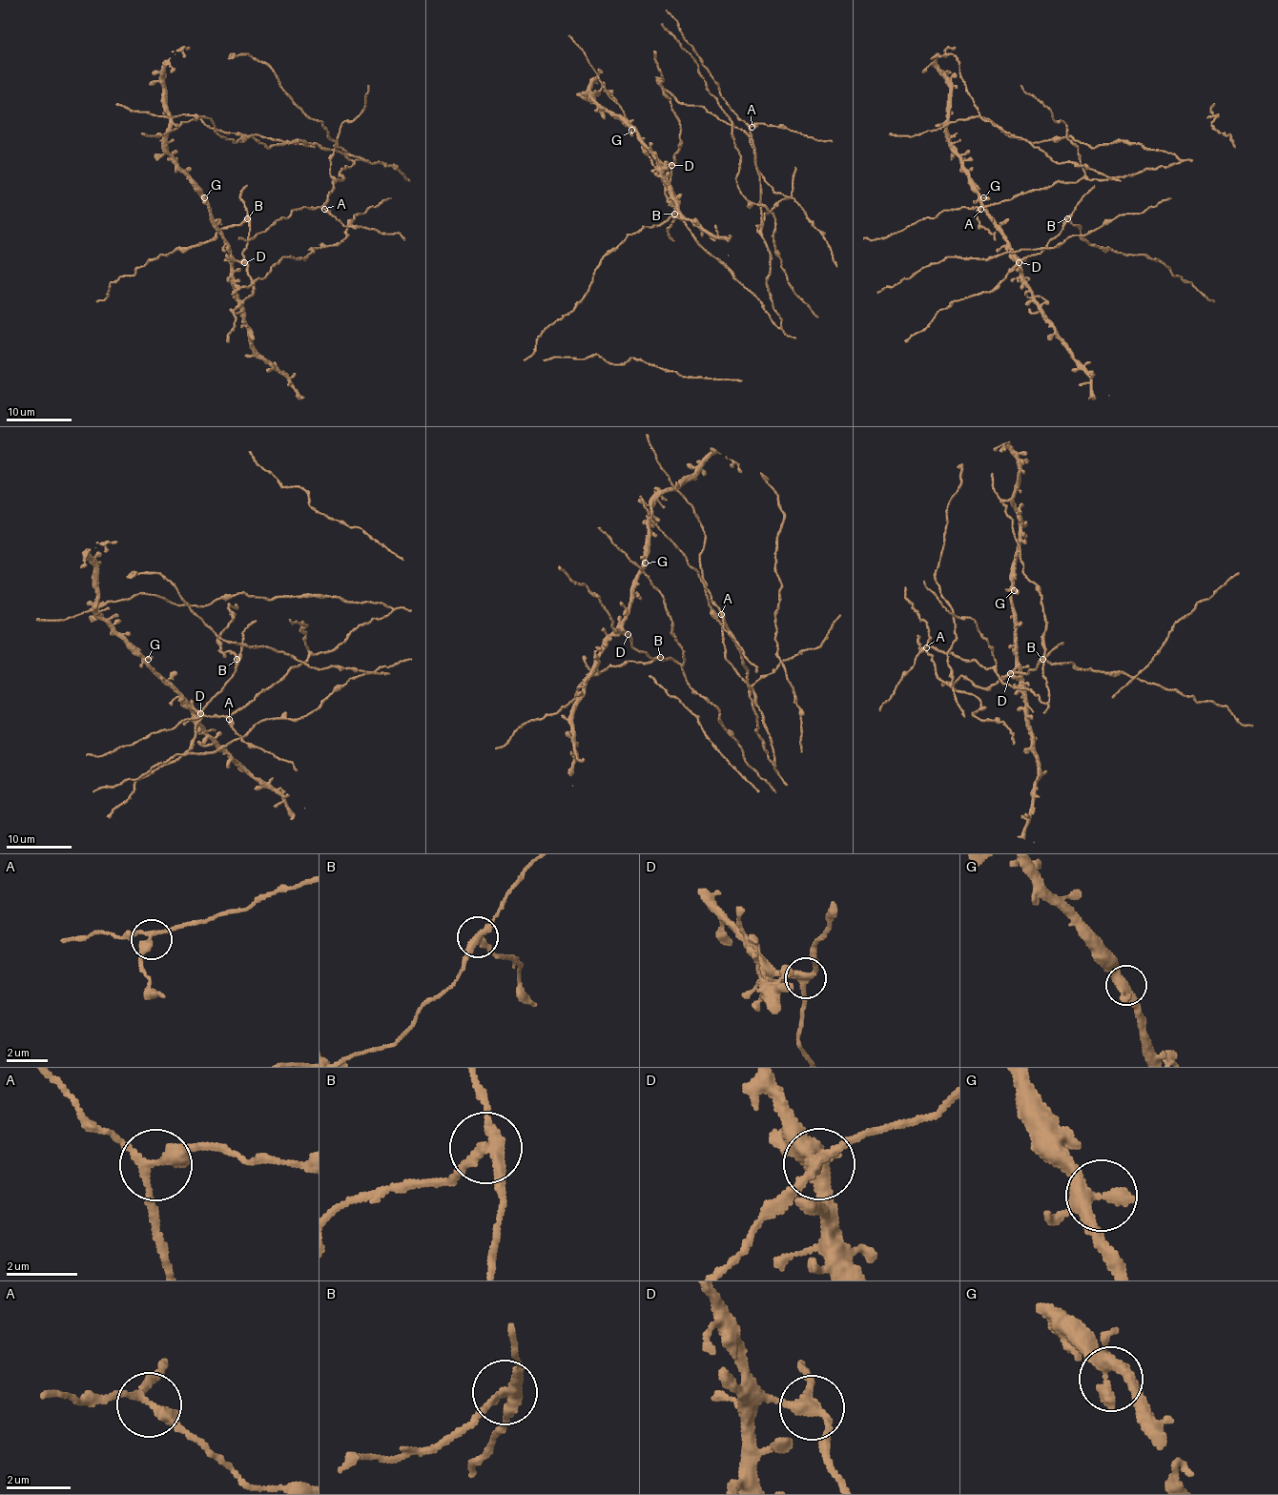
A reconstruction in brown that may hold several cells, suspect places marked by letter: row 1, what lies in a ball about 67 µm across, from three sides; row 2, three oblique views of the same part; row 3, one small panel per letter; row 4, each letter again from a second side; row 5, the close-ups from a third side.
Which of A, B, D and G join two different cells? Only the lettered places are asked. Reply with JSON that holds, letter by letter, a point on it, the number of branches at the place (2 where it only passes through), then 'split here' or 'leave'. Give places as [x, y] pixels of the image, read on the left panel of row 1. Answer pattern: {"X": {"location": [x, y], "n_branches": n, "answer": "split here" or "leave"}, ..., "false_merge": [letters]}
{"A": {"location": [324, 209], "n_branches": 3, "answer": "leave"}, "B": {"location": [247, 218], "n_branches": 3, "answer": "split here"}, "D": {"location": [244, 262], "n_branches": 3, "answer": "split here"}, "G": {"location": [204, 197], "n_branches": 3, "answer": "leave"}, "false_merge": ["B", "D"]}

